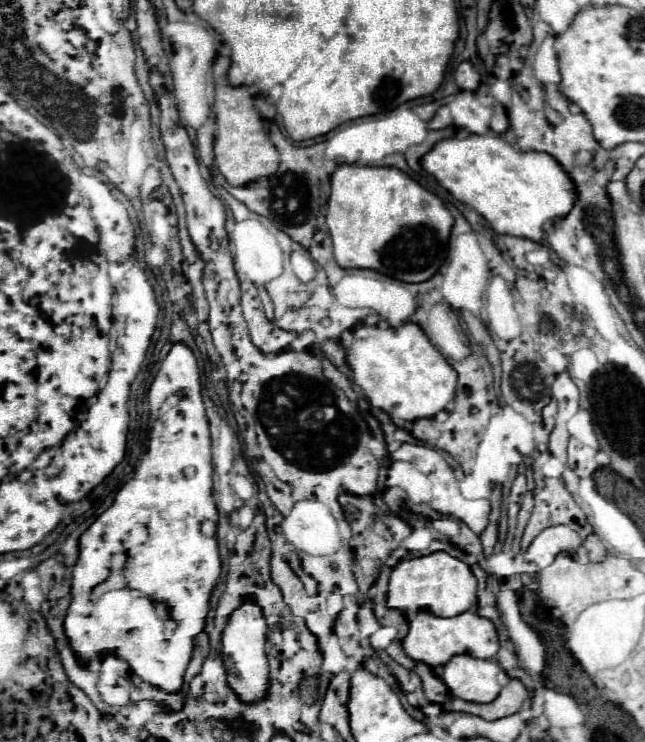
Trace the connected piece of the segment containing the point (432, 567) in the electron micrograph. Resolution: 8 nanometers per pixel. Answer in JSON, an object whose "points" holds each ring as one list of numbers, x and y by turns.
{"points":[[435,551,431,555,413,557,393,567,389,579,387,605,401,609,405,613,415,613,421,609,431,611,439,617,455,617,463,611,469,611,477,601,477,579,471,567,445,551]]}

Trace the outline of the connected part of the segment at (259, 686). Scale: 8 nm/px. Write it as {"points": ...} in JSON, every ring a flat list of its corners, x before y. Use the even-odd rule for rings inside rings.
{"points":[[245,599,243,605,237,607,229,615,229,621,223,629,221,651,223,651,223,657,229,659,233,667,237,669,237,673,227,675,229,685,247,703,265,697,267,687,269,687,269,663,267,663,265,643,267,643,267,623,265,623,263,611,253,599]]}

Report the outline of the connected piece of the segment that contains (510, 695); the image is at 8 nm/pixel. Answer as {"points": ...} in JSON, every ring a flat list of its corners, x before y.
{"points":[[511,679,503,691,499,693,499,697,491,703,467,703,463,699,453,699,453,711,463,711,463,713,471,713,471,715,479,715,487,721,495,721,501,717,509,717,513,713,517,713,523,705,523,701,527,699,527,689,519,679]]}

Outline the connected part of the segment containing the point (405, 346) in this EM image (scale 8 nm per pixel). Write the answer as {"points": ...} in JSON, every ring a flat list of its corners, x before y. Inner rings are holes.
{"points":[[405,323,389,331,359,325,355,329,355,343,347,353,347,363,353,369,353,381,363,389,369,403,391,417,405,421,433,417,455,397,457,371,431,345,417,323]]}

